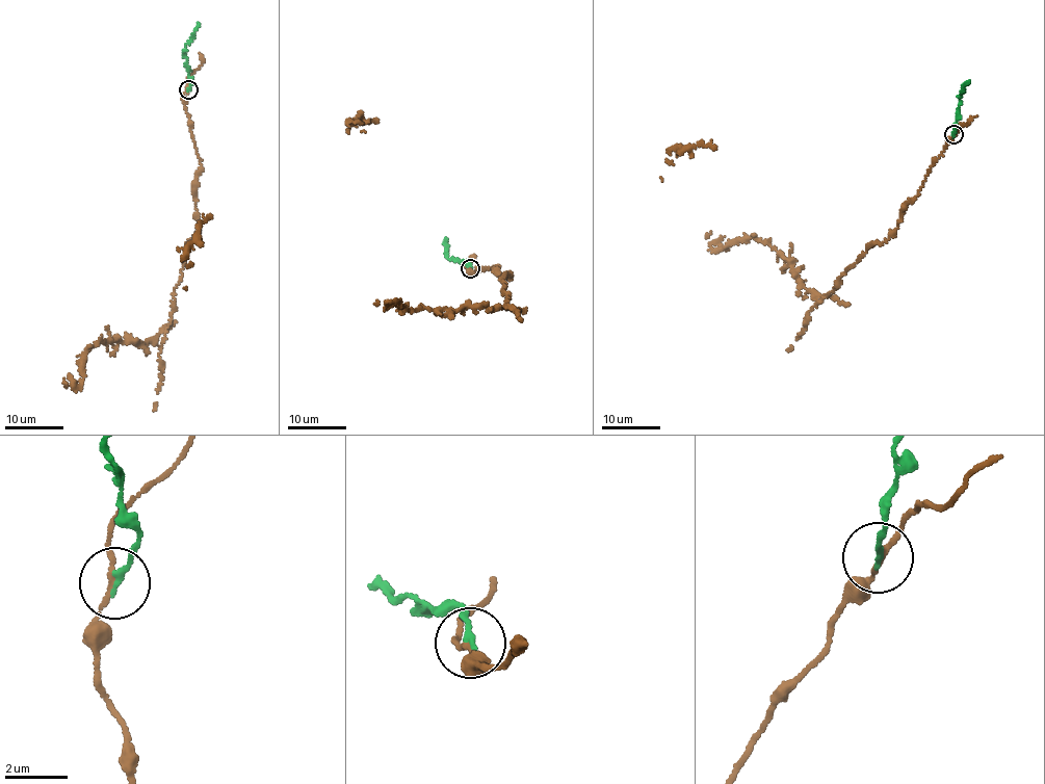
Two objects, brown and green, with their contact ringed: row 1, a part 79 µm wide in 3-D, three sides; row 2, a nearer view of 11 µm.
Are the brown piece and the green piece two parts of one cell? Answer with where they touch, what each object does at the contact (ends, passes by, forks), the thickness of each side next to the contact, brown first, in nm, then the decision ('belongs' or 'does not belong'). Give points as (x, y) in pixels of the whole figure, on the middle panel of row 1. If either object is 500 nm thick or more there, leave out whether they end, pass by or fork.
(470, 268) | brown passes by | green ends | 160/170 nm | does not belong

